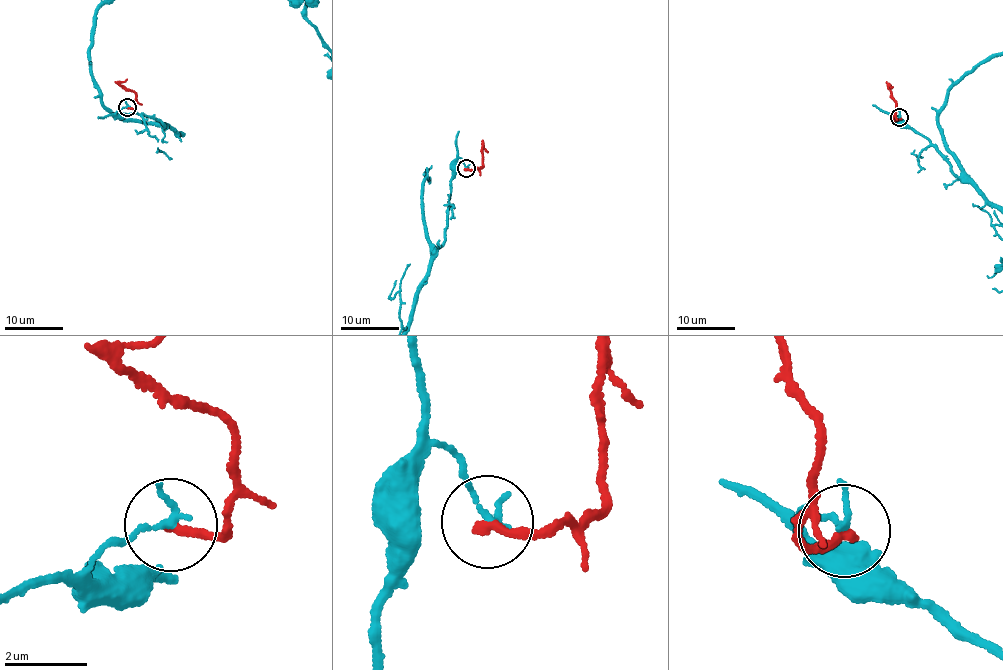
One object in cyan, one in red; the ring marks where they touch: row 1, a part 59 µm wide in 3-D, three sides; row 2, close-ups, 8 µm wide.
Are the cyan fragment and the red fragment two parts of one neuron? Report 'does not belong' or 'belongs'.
does not belong

